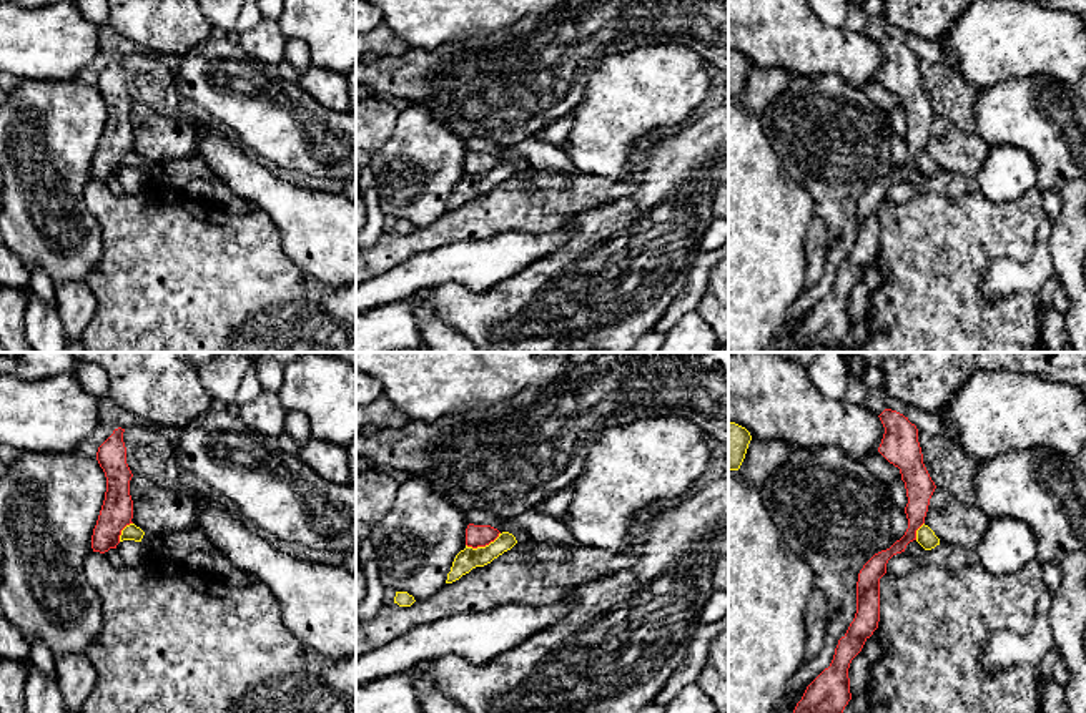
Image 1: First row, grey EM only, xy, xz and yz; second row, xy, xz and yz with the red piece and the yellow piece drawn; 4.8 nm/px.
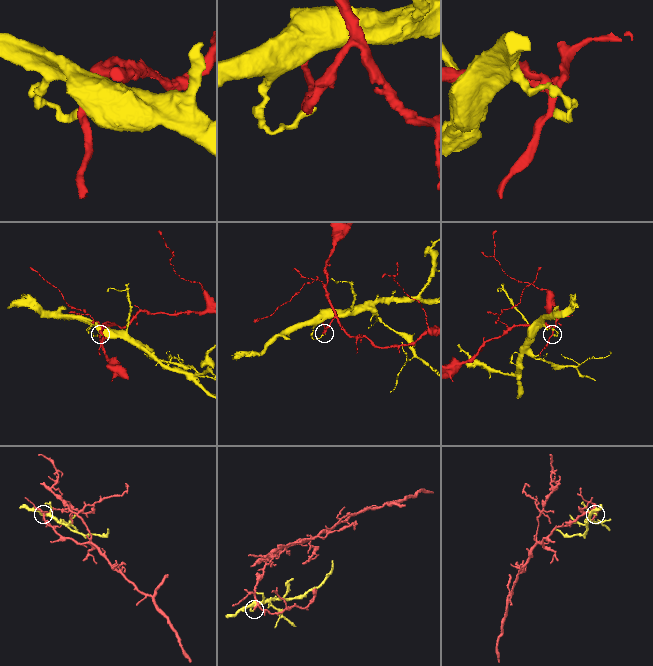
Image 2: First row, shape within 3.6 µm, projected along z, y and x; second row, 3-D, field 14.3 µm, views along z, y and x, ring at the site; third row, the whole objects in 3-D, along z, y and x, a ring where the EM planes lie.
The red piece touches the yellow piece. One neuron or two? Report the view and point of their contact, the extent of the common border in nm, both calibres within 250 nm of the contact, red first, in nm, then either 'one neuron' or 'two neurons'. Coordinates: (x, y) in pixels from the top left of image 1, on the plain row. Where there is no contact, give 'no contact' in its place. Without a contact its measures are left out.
xz (483, 173) | 180 nm | 110/110 nm | two neurons

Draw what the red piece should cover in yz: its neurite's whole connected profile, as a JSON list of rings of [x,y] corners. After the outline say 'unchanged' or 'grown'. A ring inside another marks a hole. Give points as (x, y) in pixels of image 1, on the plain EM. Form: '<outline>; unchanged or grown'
[[[885,37],[880,43],[885,61],[878,80],[900,96],[908,131],[905,141],[908,156],[890,176],[875,181],[860,198],[856,209],[856,241],[847,261],[838,268],[833,288],[805,317],[792,341],[792,352],[808,346],[835,346],[852,327],[848,296],[880,249],[880,206],[888,188],[905,179],[916,168],[916,158],[925,151],[930,126],[936,116],[925,91],[918,70],[918,57],[903,42]]]; unchanged

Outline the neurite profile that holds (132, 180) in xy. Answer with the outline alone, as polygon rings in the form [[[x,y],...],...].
[[[123,168],[116,173],[118,181],[121,183],[126,194],[140,191],[146,184],[146,178],[140,170]]]

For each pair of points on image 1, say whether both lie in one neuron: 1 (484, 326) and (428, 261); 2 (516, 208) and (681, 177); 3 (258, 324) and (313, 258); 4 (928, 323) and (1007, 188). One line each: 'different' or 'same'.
1: different
2: different
3: different
4: different

